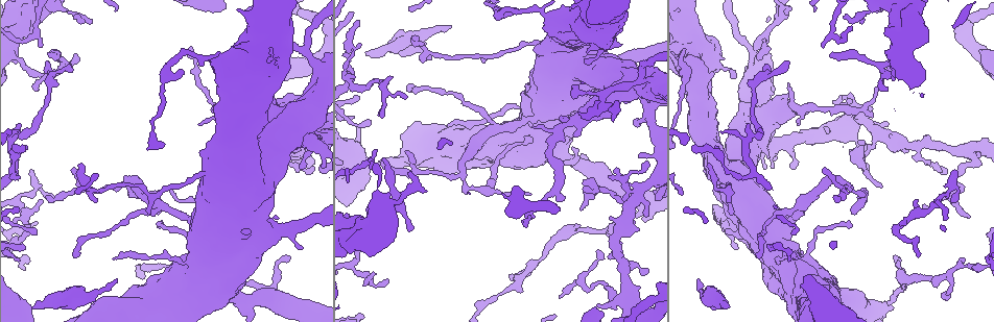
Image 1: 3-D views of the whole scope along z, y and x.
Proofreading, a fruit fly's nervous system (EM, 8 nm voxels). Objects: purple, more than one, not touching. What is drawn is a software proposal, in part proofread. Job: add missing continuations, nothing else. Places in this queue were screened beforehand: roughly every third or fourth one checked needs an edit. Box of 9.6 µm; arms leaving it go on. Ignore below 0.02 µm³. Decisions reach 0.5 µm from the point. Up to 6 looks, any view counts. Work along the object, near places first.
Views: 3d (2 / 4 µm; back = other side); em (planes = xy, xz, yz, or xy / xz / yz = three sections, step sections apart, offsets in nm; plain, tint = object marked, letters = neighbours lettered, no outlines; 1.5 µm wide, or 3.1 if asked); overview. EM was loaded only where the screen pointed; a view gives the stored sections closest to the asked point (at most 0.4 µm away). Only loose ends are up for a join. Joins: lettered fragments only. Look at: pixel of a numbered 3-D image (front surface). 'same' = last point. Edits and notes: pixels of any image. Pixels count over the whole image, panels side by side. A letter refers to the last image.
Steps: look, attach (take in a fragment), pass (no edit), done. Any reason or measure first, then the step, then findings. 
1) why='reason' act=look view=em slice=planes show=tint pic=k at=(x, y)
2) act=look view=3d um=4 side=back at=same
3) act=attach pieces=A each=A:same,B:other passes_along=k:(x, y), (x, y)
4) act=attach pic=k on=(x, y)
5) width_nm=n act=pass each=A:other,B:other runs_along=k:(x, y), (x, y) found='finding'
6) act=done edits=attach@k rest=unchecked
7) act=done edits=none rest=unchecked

why='branch stops here' act=look view=3d um=4 pic=1 at=(634, 119)

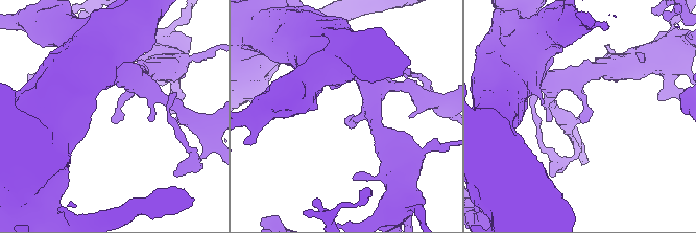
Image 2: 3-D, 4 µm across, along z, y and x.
why='now the EM' act=look view=em slice=planes show=tint pic=2 at=(581, 120)

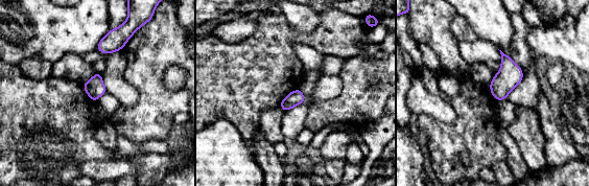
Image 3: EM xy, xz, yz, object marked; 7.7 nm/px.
act=look view=em slice=planes show=letters at=same

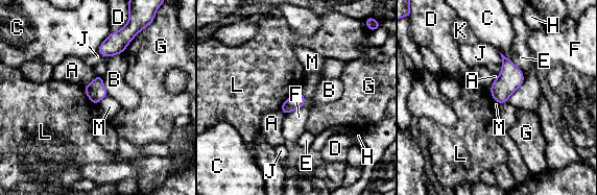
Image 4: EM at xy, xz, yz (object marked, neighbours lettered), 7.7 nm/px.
act=pass each=A:other,B:other,C:other,D:other,E:other,F:other,G:other,H:other,J:other,K:other,L:other,M:other border=4:(299, 91), (293, 93), (280, 108) found='none of them fits'

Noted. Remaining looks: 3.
why='thin end' act=look view=3d um=2 pic=1 at=(834, 100)

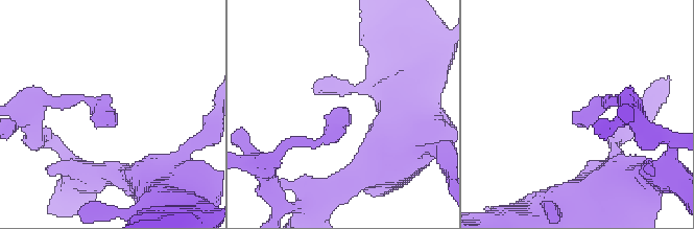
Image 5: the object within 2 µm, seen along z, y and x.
act=look view=em slice=xy step=4 show=tint pic=5 at=(115, 123)

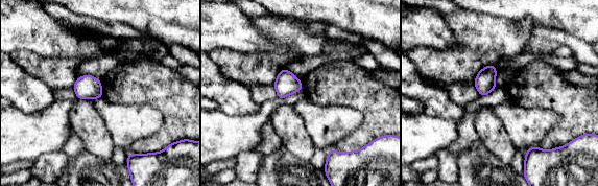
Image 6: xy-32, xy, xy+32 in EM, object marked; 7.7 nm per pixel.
why='cut it another way' act=look view=em slice=planes show=letters at=same

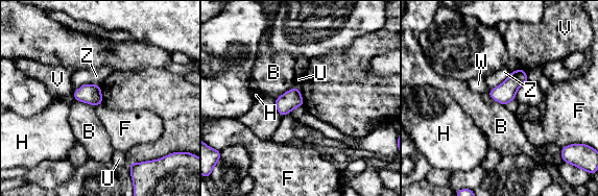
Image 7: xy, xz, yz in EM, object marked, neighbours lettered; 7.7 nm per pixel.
act=pass each=B:other,F:other,H:other,U:other,V:other,W:other,Z:other border=7:(101, 102), (96, 106) found='none of them fits'

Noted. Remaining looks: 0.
act=done edits=none rest=unchecked

